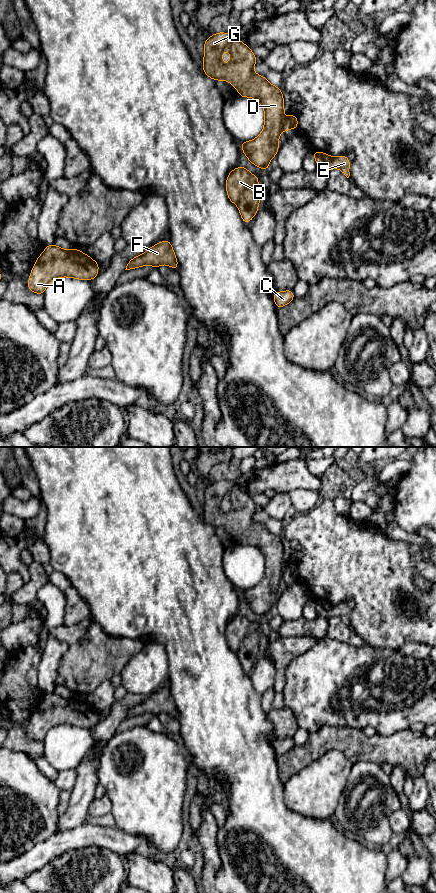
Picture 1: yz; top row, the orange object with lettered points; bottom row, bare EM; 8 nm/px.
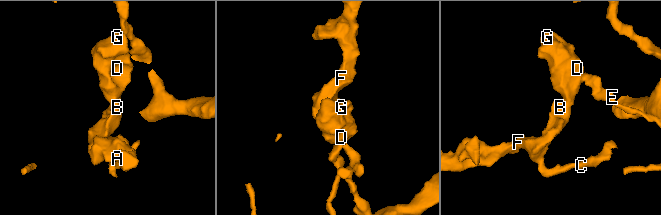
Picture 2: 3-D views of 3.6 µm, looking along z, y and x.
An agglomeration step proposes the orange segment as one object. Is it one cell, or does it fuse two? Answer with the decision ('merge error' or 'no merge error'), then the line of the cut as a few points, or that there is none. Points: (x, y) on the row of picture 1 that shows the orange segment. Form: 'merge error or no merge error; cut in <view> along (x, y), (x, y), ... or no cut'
merge error; cut in yz along (285, 120), (282, 129)

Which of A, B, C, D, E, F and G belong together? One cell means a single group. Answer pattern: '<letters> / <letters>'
A B C D F G / E

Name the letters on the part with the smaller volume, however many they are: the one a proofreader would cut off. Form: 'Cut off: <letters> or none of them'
Cut off: A, B, C, D, F, G

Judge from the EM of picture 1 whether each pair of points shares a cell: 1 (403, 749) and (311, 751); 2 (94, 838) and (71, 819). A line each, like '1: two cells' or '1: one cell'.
1: one cell
2: two cells

